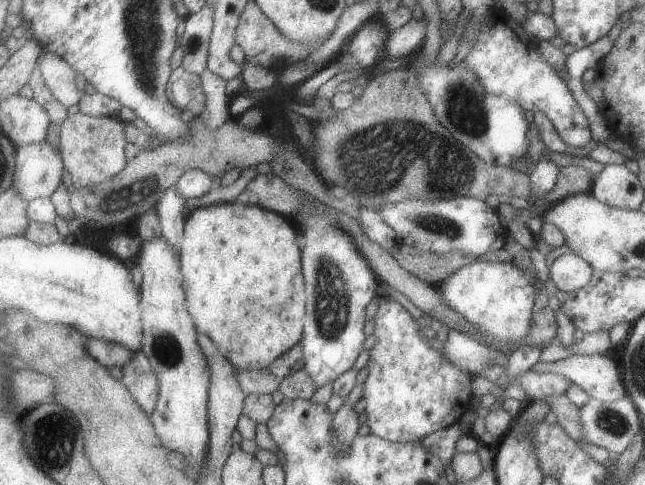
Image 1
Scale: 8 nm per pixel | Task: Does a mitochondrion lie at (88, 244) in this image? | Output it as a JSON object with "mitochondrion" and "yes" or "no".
{"mitochondrion":"no"}

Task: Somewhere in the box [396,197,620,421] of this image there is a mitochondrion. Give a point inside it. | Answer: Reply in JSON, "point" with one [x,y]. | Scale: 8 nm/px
{"point":[434,222]}

